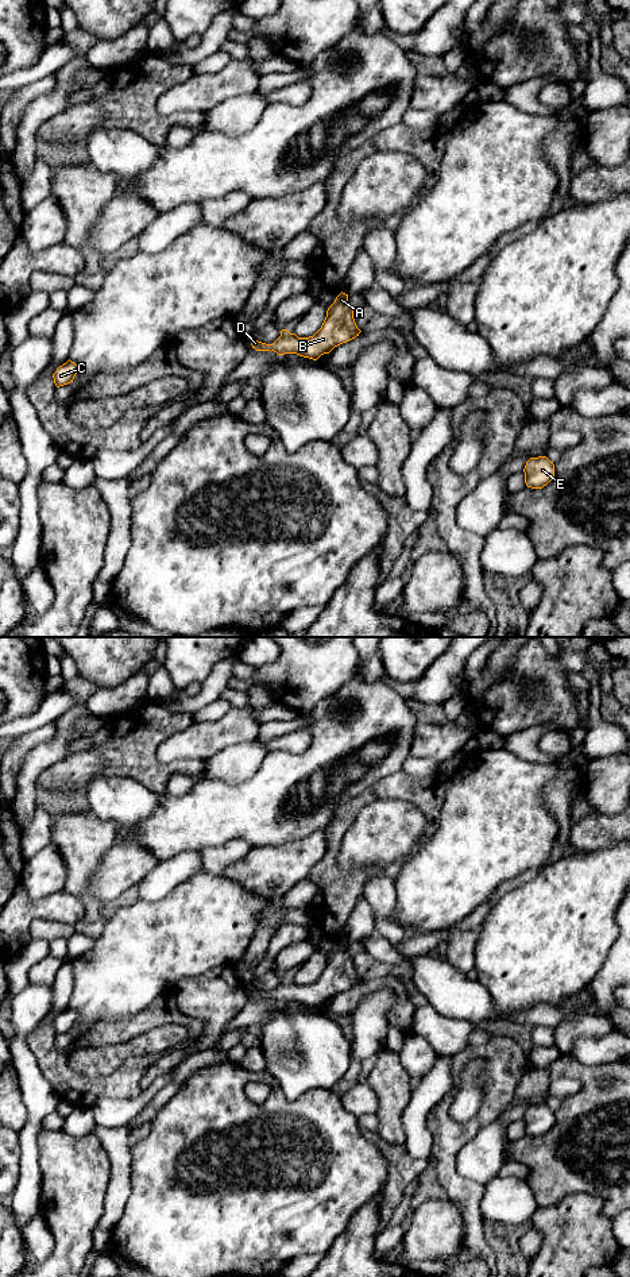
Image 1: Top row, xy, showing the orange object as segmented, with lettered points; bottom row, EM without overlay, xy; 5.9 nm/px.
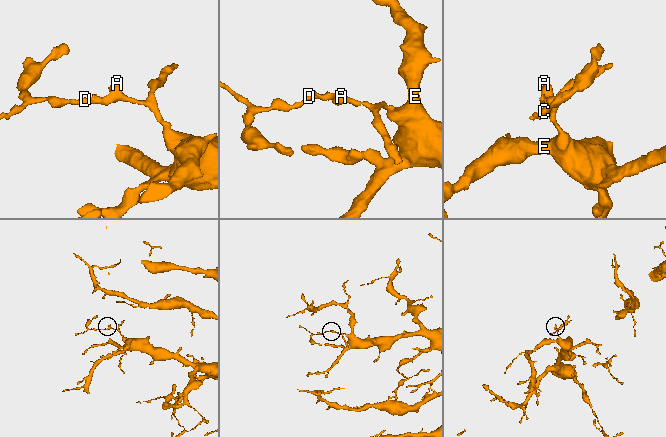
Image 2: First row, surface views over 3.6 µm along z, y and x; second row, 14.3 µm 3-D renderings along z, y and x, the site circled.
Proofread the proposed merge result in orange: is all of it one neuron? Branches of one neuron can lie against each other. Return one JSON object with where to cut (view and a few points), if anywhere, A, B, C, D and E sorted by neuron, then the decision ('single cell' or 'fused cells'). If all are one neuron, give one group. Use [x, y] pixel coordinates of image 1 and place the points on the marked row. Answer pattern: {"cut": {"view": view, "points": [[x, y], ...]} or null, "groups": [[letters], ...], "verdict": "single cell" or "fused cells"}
{"cut": null, "groups": [["A", "B", "C", "D", "E"]], "verdict": "single cell"}

